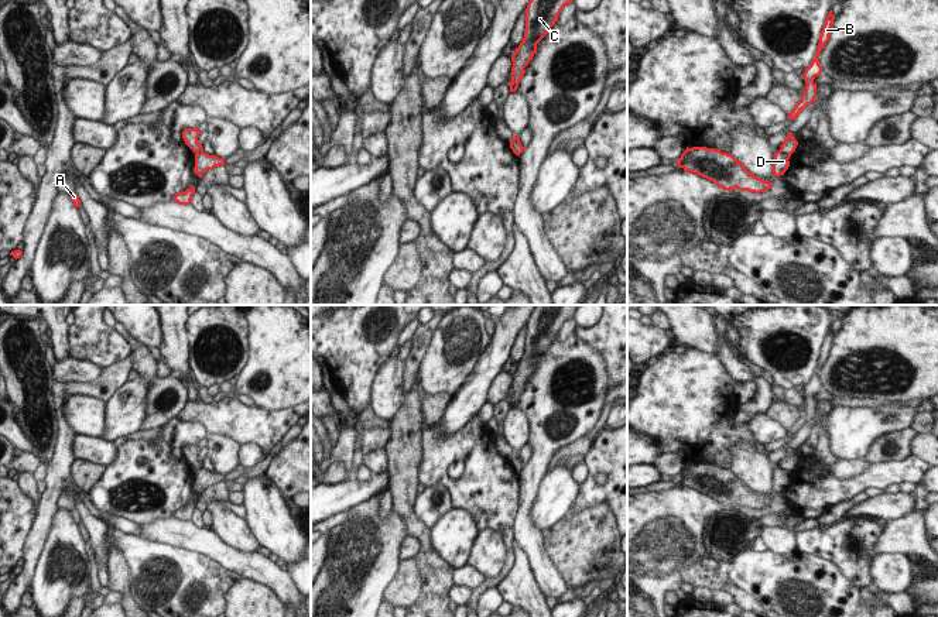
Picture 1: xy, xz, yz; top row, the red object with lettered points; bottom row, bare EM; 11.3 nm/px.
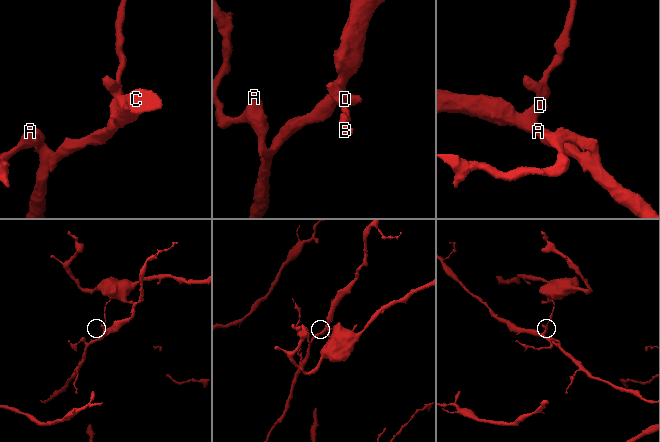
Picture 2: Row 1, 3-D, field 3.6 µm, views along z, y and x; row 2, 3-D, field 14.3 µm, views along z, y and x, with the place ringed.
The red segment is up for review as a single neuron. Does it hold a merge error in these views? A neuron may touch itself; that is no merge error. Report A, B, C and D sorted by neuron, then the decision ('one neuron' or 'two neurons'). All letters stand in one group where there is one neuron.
groups A C D / B; two neurons

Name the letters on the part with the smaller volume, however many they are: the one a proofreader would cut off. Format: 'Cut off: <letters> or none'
Cut off: A, C, D

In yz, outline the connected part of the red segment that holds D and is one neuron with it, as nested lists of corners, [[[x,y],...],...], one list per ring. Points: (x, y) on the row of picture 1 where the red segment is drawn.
[[[777,151],[774,154],[774,162],[773,162],[773,174],[774,174],[774,178],[776,176],[780,176],[780,175],[784,175],[784,172],[788,169],[790,167],[790,157],[788,154],[783,154],[781,151]]]

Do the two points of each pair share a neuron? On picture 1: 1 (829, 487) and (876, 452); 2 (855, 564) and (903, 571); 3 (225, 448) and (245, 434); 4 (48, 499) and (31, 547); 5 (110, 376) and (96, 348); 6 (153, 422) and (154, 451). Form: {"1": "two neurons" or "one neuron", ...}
{"1": "two neurons", "2": "two neurons", "3": "two neurons", "4": "one neuron", "5": "two neurons", "6": "two neurons"}

